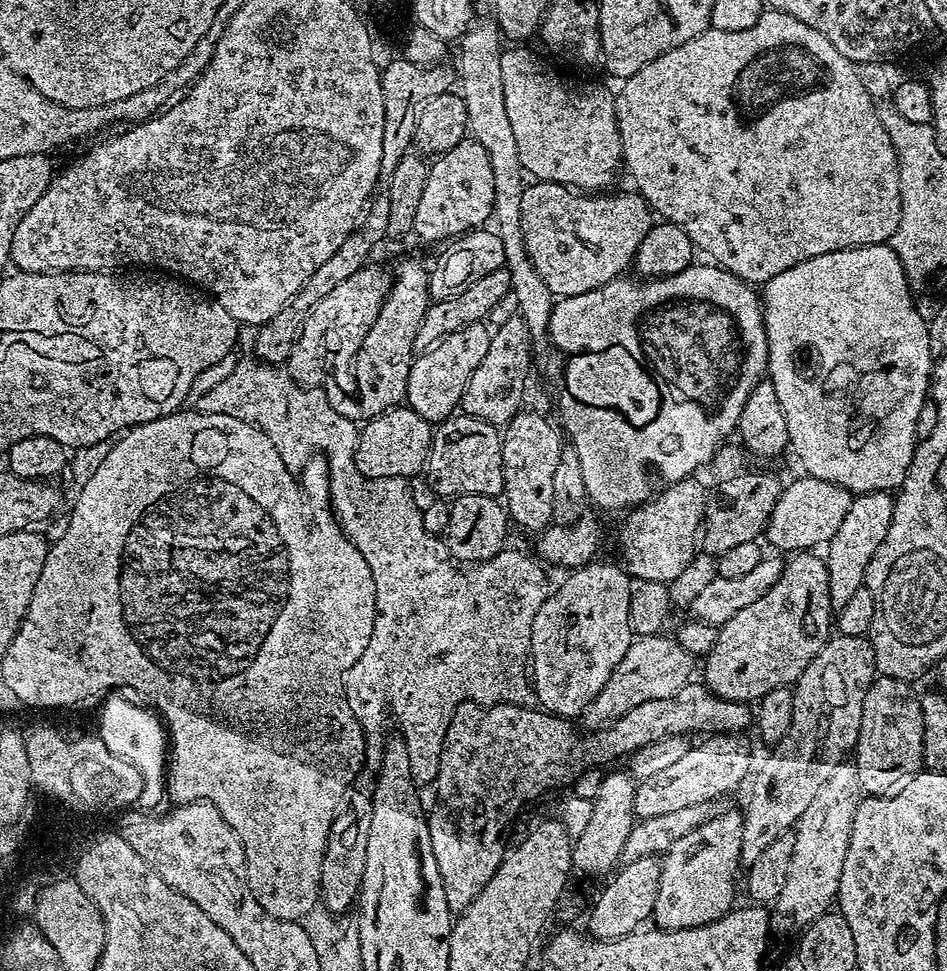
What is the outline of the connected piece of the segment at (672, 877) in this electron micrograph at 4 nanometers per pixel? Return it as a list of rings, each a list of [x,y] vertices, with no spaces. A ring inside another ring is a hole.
[[[743,811],[720,812],[705,824],[683,833],[663,853],[658,878],[658,898],[651,919],[665,932],[706,926],[732,911],[736,896],[736,868],[742,848]]]

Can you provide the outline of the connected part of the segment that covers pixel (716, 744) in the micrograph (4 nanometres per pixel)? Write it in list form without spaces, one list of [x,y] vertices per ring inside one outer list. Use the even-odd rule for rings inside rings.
[[[712,734],[701,744],[693,743],[678,762],[652,778],[639,781],[636,785],[634,806],[640,820],[658,818],[662,814],[684,814],[687,808],[708,804],[727,792],[732,792],[740,783],[749,779],[752,768],[752,748],[744,734]]]

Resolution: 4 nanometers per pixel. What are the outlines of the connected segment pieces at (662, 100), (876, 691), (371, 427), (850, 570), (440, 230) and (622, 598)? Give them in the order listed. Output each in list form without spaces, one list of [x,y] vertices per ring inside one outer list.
[[[764,10],[758,18],[754,26],[750,26],[746,30],[738,30],[736,33],[726,33],[718,29],[709,27],[707,32],[703,32],[698,38],[694,38],[690,42],[686,42],[678,48],[672,48],[669,52],[663,52],[658,58],[654,58],[646,66],[642,66],[642,70],[638,70],[638,74],[627,77],[623,81],[624,84],[620,88],[620,93],[615,93],[614,103],[616,105],[616,114],[640,114],[640,112],[652,112],[650,108],[676,108],[676,112],[694,112],[694,118],[690,118],[694,122],[696,128],[700,128],[700,138],[704,142],[706,134],[712,134],[712,150],[716,150],[716,168],[720,172],[720,180],[726,180],[726,200],[728,200],[728,212],[726,212],[726,228],[704,228],[704,236],[695,236],[692,239],[693,245],[697,249],[700,248],[704,252],[709,252],[711,259],[715,261],[719,267],[725,268],[727,272],[732,272],[739,280],[743,280],[746,284],[753,286],[762,286],[770,278],[774,278],[783,271],[790,270],[791,267],[798,266],[799,263],[806,262],[810,258],[818,258],[820,254],[830,254],[836,250],[846,250],[847,248],[859,248],[866,244],[888,244],[892,239],[894,230],[898,230],[900,225],[900,171],[898,170],[898,162],[894,154],[894,146],[890,142],[890,136],[886,134],[886,130],[880,121],[878,104],[870,94],[866,92],[862,82],[857,65],[848,61],[842,54],[838,54],[838,50],[834,50],[834,46],[830,46],[830,42],[822,34],[818,34],[818,30],[814,30],[810,26],[806,26],[804,22],[798,22],[796,18],[790,18],[785,12],[775,10]]]
[[[877,675],[873,679],[870,690],[866,690],[866,702],[862,702],[862,726],[858,734],[858,742],[854,749],[854,763],[856,766],[856,781],[860,784],[861,793],[887,798],[898,794],[898,790],[902,790],[913,778],[920,772],[925,771],[924,766],[924,712],[920,708],[920,696],[912,693],[913,685],[906,680],[895,680],[889,676]]]
[[[401,406],[375,416],[363,425],[356,442],[356,465],[366,478],[413,478],[425,471],[428,451],[432,448],[433,425],[413,408]]]
[[[868,492],[857,495],[843,518],[842,524],[828,541],[825,550],[825,568],[830,582],[830,602],[833,609],[846,606],[854,590],[865,587],[864,574],[874,551],[885,540],[886,530],[893,517],[893,497],[888,492]]]
[[[466,138],[454,150],[442,153],[431,161],[426,190],[422,190],[422,198],[418,198],[418,212],[414,214],[412,232],[424,240],[444,240],[447,236],[459,238],[466,232],[479,229],[492,220],[494,206],[494,169],[490,166],[490,154],[477,140]]]
[[[600,563],[575,569],[572,577],[551,593],[550,602],[534,614],[530,688],[535,703],[553,716],[576,718],[583,714],[634,639],[629,615],[633,581],[619,563]]]

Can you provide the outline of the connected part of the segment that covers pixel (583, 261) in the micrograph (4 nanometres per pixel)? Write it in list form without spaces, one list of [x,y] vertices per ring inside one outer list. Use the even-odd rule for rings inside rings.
[[[532,182],[527,185],[520,199],[520,229],[524,235],[526,242],[526,250],[530,254],[530,258],[534,262],[534,270],[538,270],[538,274],[542,274],[542,282],[546,282],[546,286],[556,298],[567,298],[569,296],[577,296],[578,294],[586,294],[593,292],[596,288],[608,284],[611,280],[617,279],[621,275],[620,272],[624,267],[631,265],[636,258],[636,251],[640,248],[642,238],[646,238],[646,234],[652,229],[654,223],[653,209],[648,207],[647,200],[635,191],[620,192],[617,196],[604,196],[608,194],[581,194],[579,191],[573,190],[571,187],[563,184],[549,184],[547,182]]]

